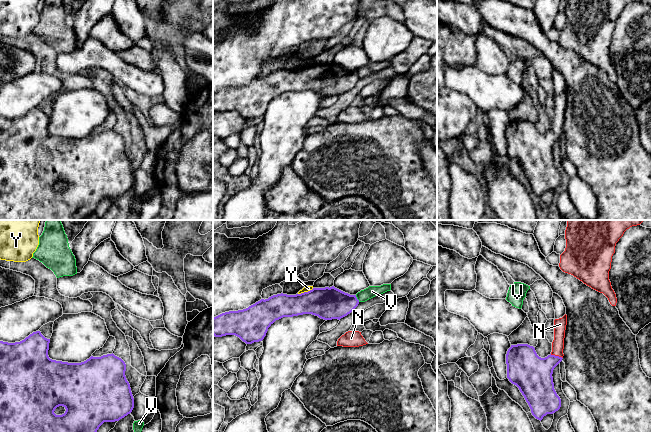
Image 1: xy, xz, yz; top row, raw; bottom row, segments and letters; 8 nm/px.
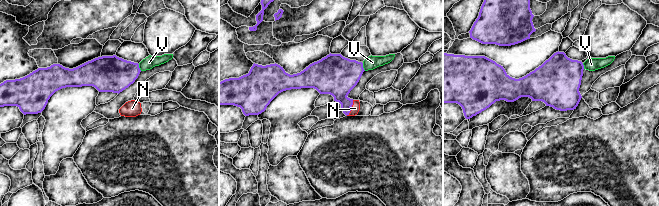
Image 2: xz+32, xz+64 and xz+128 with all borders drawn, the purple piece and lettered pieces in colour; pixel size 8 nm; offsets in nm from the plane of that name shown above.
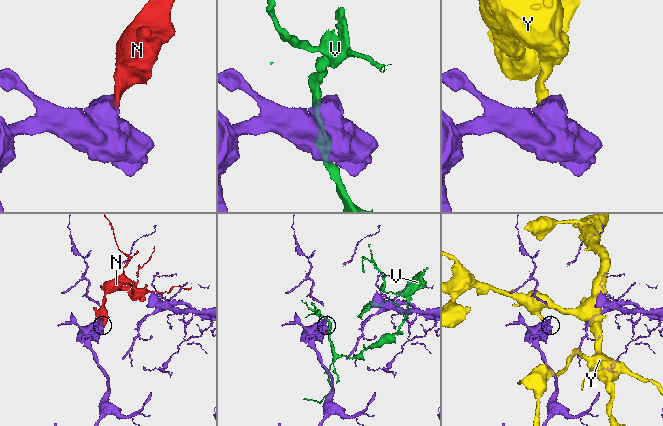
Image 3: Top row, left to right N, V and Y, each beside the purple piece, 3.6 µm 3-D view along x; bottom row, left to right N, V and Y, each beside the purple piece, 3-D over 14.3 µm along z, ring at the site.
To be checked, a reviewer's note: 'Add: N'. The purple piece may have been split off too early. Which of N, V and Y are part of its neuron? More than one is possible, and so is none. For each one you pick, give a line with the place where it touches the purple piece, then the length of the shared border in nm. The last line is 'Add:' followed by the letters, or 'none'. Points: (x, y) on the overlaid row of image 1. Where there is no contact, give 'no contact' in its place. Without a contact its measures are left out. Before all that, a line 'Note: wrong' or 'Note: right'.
Note: right
N: meets purple in yz at (556, 356); contact 110 nm long
Add: N

